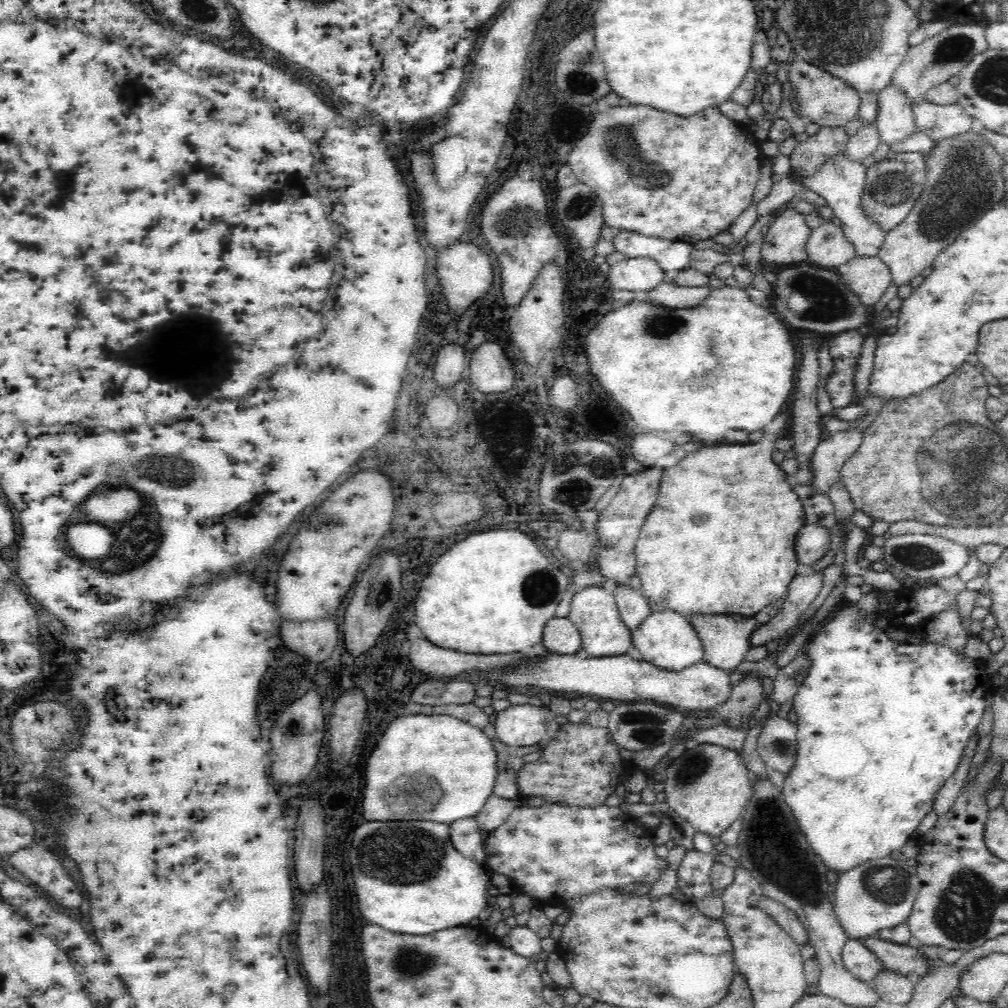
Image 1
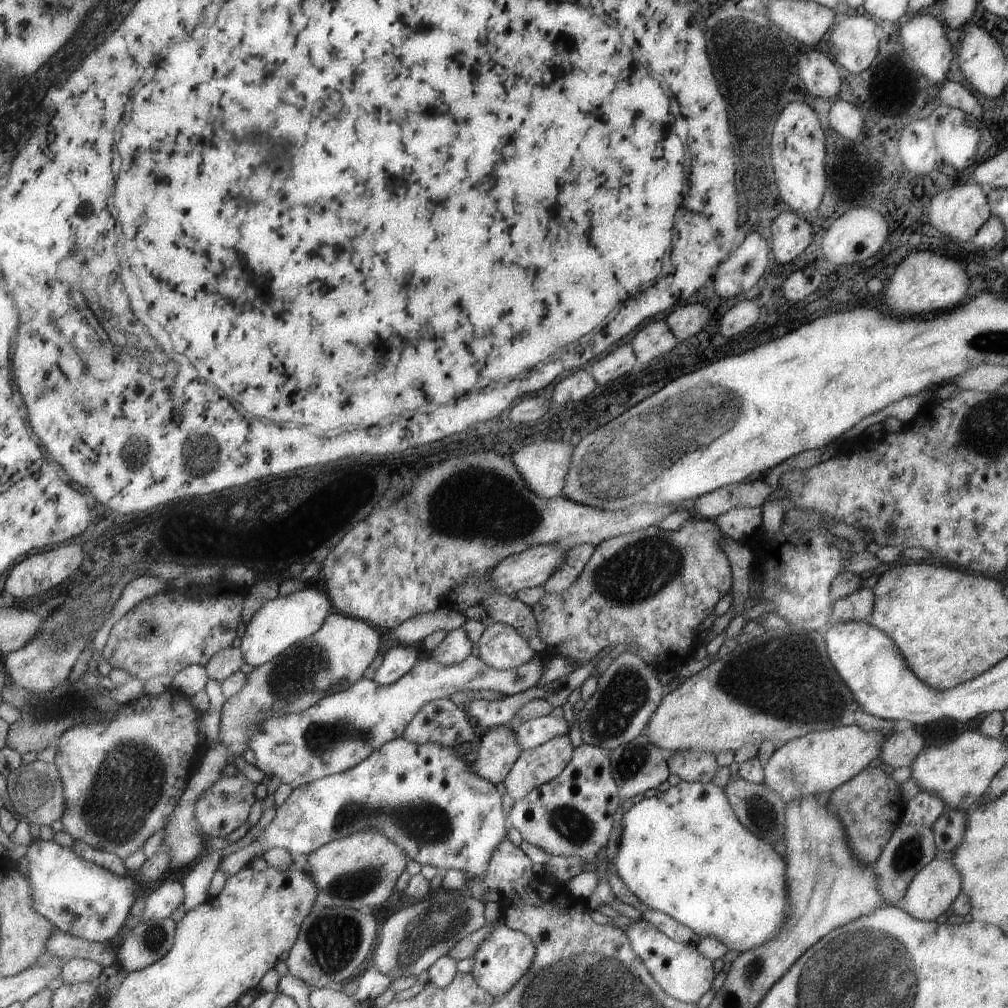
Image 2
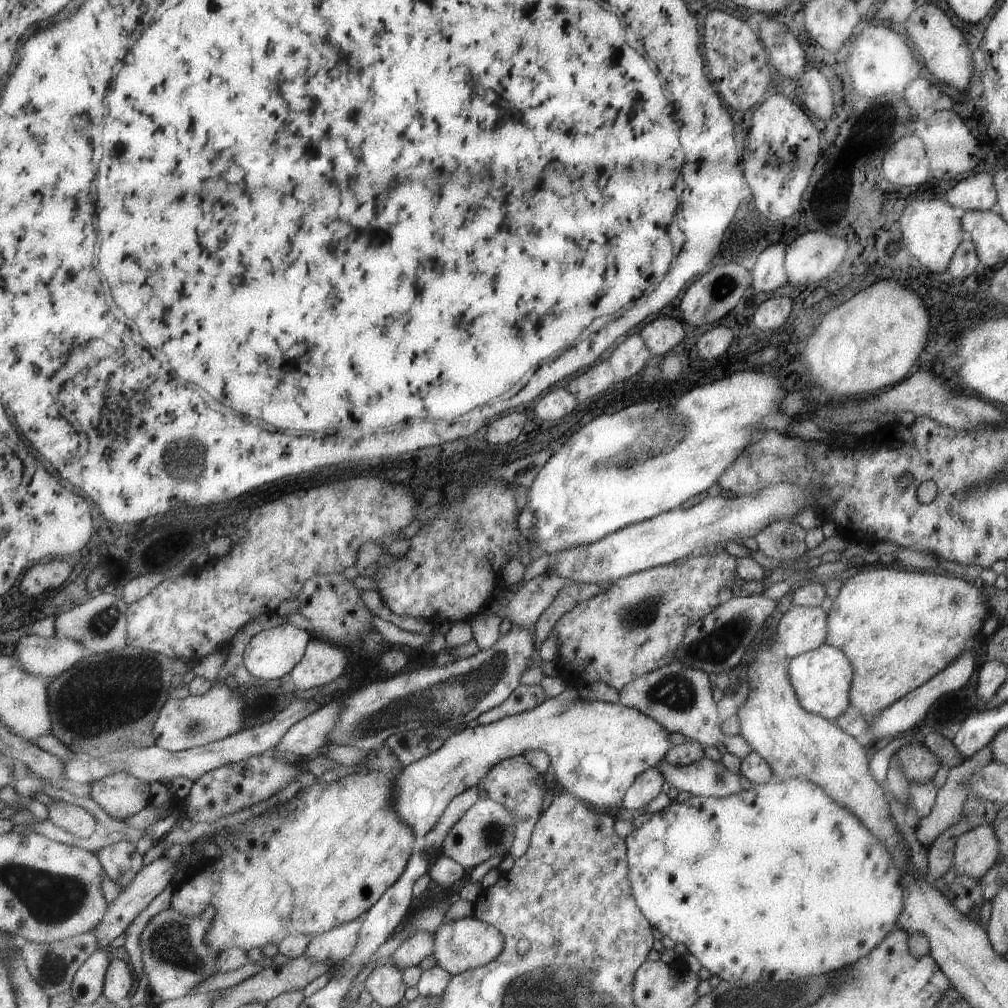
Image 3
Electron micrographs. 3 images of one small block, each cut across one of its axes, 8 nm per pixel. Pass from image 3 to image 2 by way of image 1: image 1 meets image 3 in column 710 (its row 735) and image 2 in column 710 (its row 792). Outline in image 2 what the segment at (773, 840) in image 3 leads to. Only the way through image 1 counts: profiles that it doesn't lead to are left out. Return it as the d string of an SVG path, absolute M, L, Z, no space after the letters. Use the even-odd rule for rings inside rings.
M679 781L675 786L670 786L668 790L663 792L654 792L653 795L646 795L632 805L628 810L622 812L620 822L620 832L618 836L617 852L615 854L614 863L616 875L624 882L633 896L639 902L645 904L647 908L658 910L671 916L673 920L691 928L691 930L699 937L705 936L715 937L720 940L727 948L743 952L744 950L753 948L755 945L764 943L770 936L783 924L786 909L786 884L784 881L784 860L781 860L773 848L755 838L740 822L736 819L735 813L728 803L724 790L721 787L711 783L698 783Z

